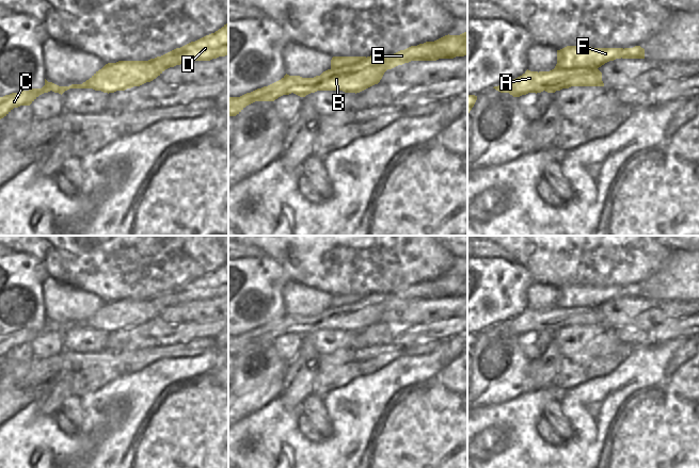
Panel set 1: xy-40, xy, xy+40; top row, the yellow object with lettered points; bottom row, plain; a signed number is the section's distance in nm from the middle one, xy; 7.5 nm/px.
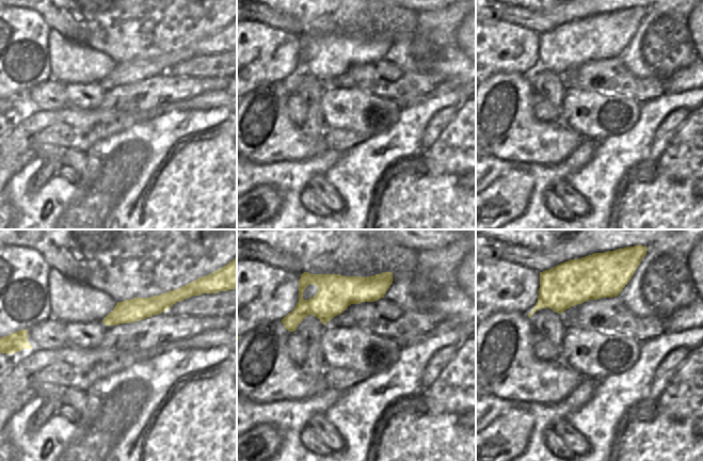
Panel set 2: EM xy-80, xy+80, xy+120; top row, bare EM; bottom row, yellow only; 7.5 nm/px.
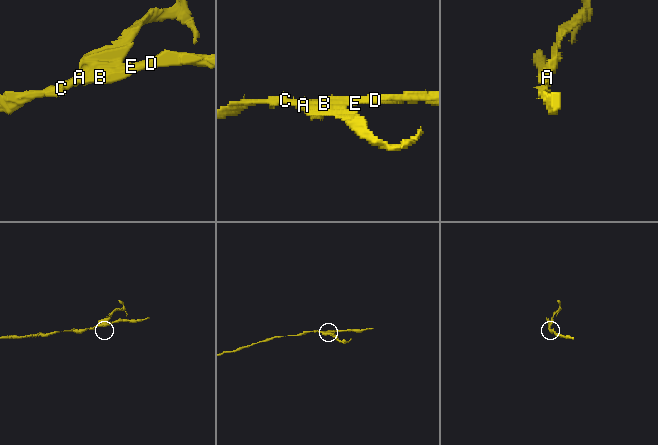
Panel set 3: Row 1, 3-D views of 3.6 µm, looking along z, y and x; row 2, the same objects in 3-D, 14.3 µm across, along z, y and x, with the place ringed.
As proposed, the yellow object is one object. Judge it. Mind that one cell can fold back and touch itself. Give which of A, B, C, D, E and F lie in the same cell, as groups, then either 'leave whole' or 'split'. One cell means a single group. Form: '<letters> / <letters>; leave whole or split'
A B C D E / F; split

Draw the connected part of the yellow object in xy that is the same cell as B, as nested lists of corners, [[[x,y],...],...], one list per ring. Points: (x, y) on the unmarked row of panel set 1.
[[[467,270],[411,285],[394,293],[372,293],[355,304],[328,308],[318,317],[285,313],[281,319],[240,336],[228,336],[228,354],[236,355],[255,340],[274,340],[291,332],[305,336],[317,329],[360,332],[378,323],[387,308],[411,300],[436,300],[467,293]]]

